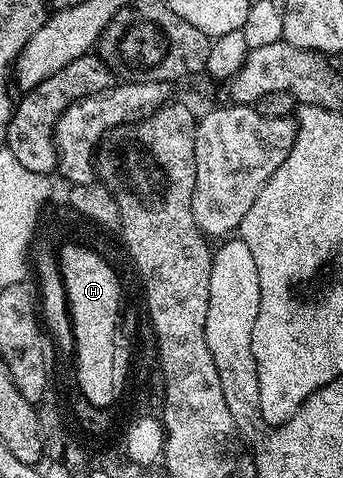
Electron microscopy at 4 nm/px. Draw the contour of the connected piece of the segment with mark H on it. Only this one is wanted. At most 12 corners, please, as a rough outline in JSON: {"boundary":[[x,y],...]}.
{"boundary":[[80,243],[59,248],[92,403],[116,387],[116,271]]}

